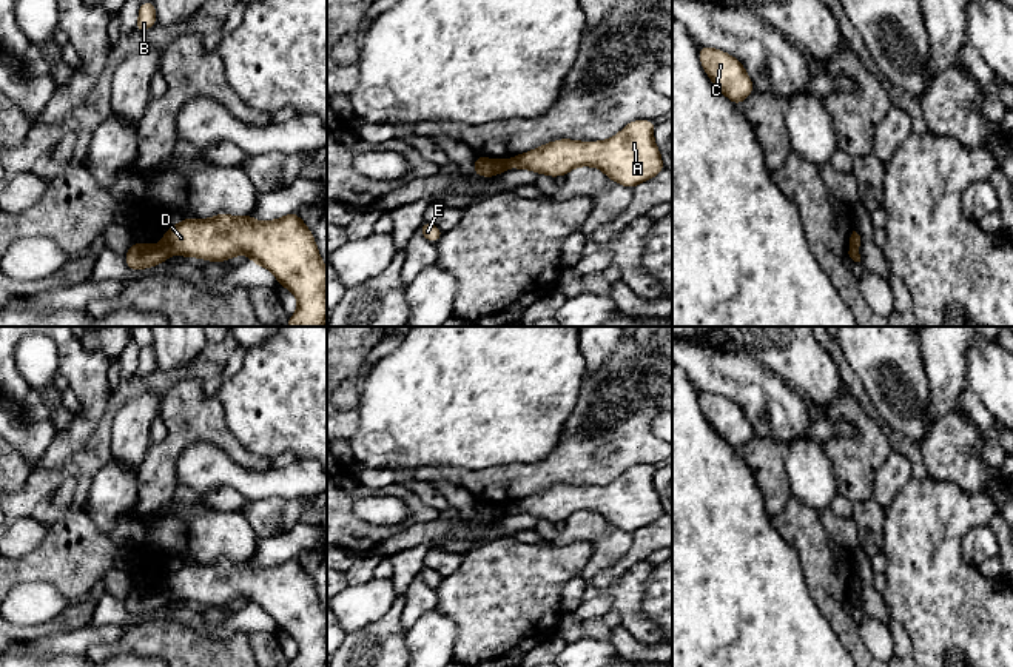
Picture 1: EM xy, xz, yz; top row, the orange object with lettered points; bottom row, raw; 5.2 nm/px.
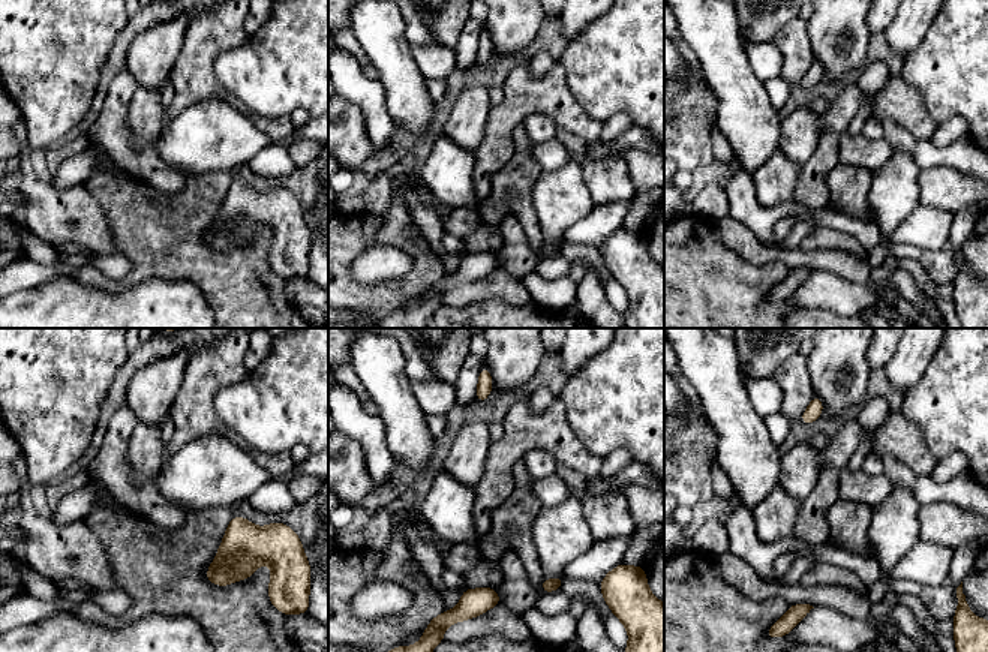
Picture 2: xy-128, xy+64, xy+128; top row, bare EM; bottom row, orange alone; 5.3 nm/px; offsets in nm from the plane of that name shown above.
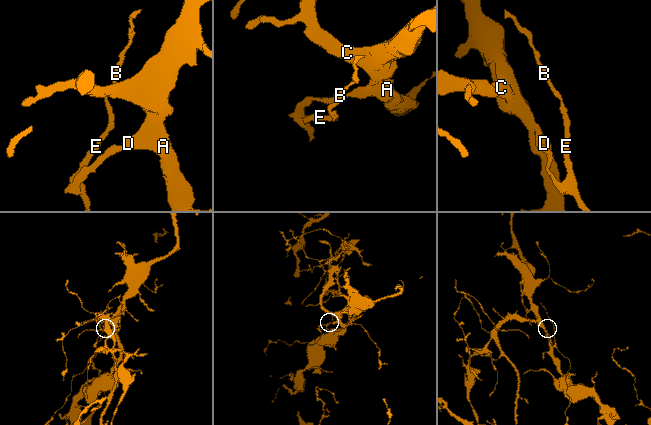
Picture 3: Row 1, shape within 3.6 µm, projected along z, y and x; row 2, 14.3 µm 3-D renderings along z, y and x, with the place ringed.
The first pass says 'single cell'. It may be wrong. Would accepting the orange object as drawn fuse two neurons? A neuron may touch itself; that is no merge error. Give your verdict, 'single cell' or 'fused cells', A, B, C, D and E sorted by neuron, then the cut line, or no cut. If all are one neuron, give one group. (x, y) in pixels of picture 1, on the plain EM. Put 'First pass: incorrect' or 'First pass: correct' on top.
First pass: incorrect
fused cells | A C D / B E | xy (161, 590), (168, 598)

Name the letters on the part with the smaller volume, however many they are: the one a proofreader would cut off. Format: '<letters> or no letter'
B, E

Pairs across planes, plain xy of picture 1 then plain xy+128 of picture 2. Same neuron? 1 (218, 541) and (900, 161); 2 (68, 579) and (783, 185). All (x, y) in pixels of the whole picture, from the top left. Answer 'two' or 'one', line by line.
1: one
2: two

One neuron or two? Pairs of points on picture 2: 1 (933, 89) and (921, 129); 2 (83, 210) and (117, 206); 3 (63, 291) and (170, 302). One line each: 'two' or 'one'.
1: two
2: two
3: one

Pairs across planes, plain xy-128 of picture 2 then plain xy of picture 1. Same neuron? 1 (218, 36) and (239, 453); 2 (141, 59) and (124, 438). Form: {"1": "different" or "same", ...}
{"1": "same", "2": "same"}

